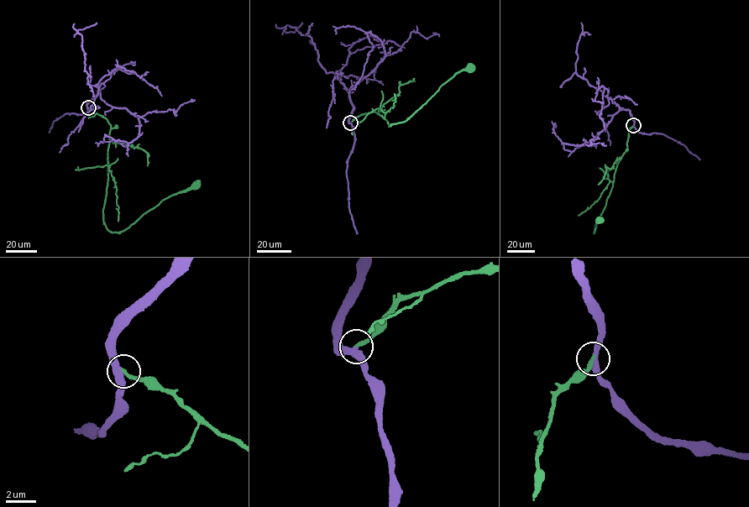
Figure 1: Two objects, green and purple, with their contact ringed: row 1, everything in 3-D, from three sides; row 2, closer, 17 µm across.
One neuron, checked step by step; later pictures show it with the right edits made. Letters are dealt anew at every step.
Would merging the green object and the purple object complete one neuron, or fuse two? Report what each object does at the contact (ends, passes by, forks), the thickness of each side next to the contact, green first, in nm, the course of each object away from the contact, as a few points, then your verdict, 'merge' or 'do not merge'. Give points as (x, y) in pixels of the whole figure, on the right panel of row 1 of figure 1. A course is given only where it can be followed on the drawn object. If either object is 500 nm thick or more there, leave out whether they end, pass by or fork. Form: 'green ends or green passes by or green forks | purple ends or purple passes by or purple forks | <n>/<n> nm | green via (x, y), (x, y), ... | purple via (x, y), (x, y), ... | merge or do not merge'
green ends | purple passes by | 240/400 nm | green via (633, 125), (594, 232), (596, 220), (599, 219) | purple via (633, 125), (630, 111), (619, 110), (592, 141), (563, 143), (570, 151), (587, 144), (595, 148) | do not merge

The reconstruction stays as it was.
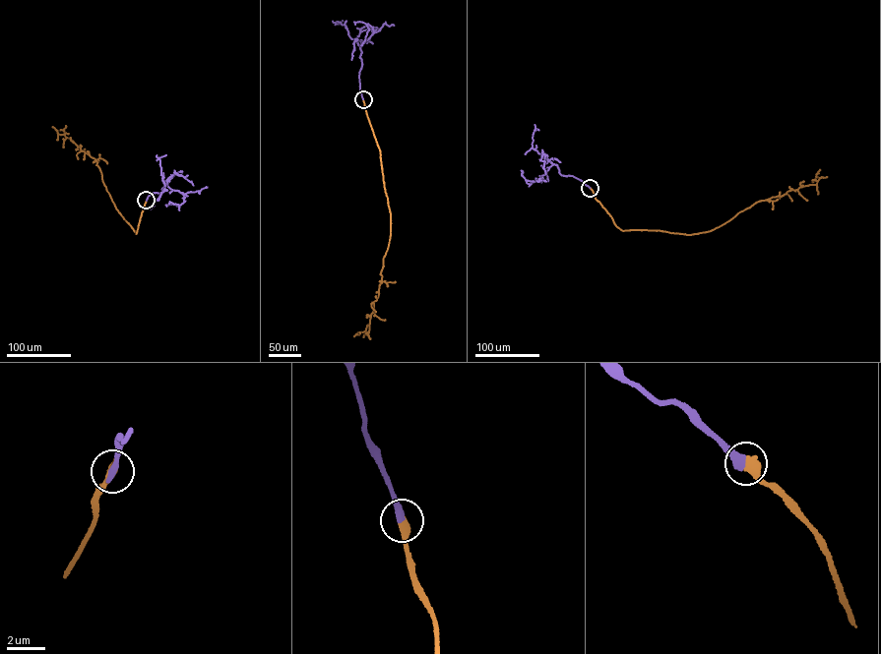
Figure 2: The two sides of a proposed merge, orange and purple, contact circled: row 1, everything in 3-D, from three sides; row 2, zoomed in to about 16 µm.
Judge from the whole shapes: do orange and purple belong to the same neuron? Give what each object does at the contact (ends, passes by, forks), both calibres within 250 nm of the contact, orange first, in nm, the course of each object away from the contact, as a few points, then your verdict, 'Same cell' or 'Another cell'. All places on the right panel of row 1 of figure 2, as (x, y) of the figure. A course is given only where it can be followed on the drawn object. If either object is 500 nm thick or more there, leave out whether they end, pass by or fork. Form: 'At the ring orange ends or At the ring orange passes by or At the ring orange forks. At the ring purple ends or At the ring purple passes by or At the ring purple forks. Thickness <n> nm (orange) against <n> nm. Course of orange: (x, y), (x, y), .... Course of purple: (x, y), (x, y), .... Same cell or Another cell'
Thickness 550 nm (orange) against 480 nm. Course of orange: (590, 188), (622, 230), (687, 235), (719, 227), (756, 202), (816, 184), (820, 169). Course of purple: (590, 188), (573, 176), (562, 175), (554, 164), (539, 179), (526, 180), (530, 184), (541, 182). Same cell

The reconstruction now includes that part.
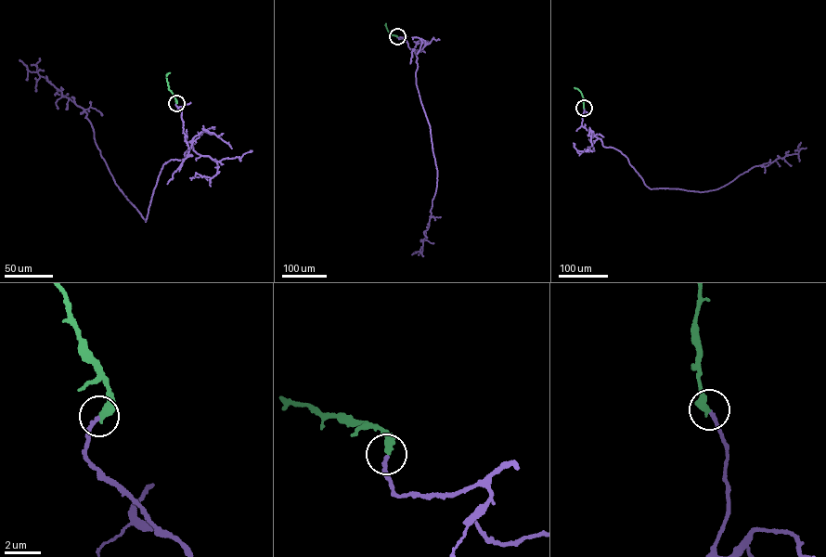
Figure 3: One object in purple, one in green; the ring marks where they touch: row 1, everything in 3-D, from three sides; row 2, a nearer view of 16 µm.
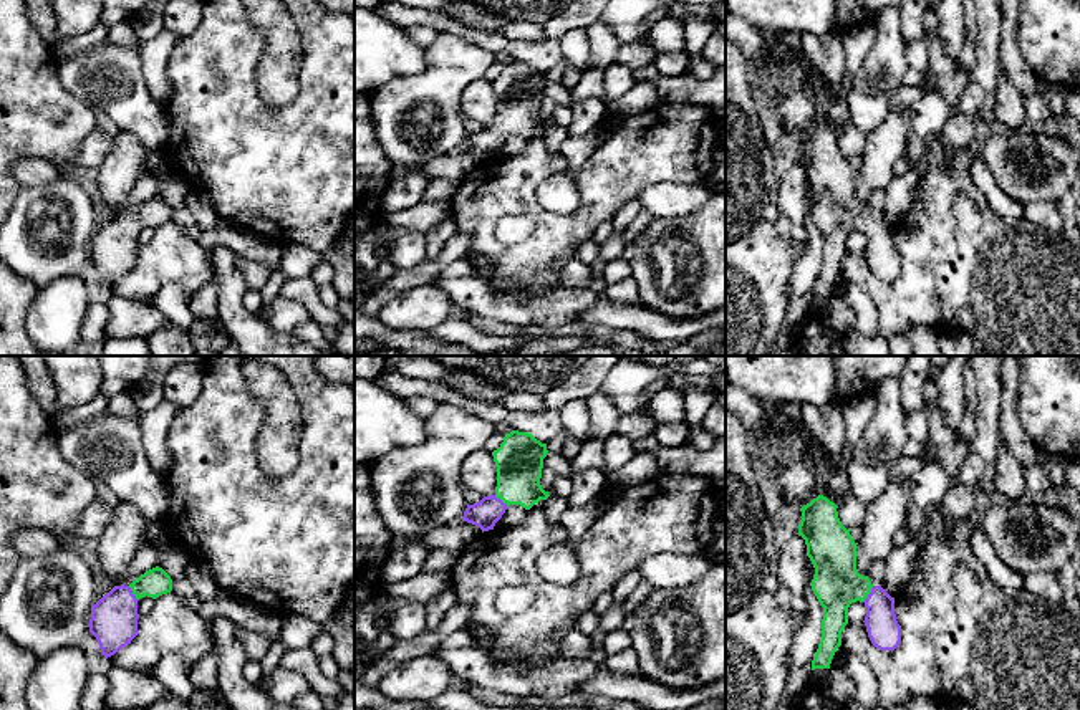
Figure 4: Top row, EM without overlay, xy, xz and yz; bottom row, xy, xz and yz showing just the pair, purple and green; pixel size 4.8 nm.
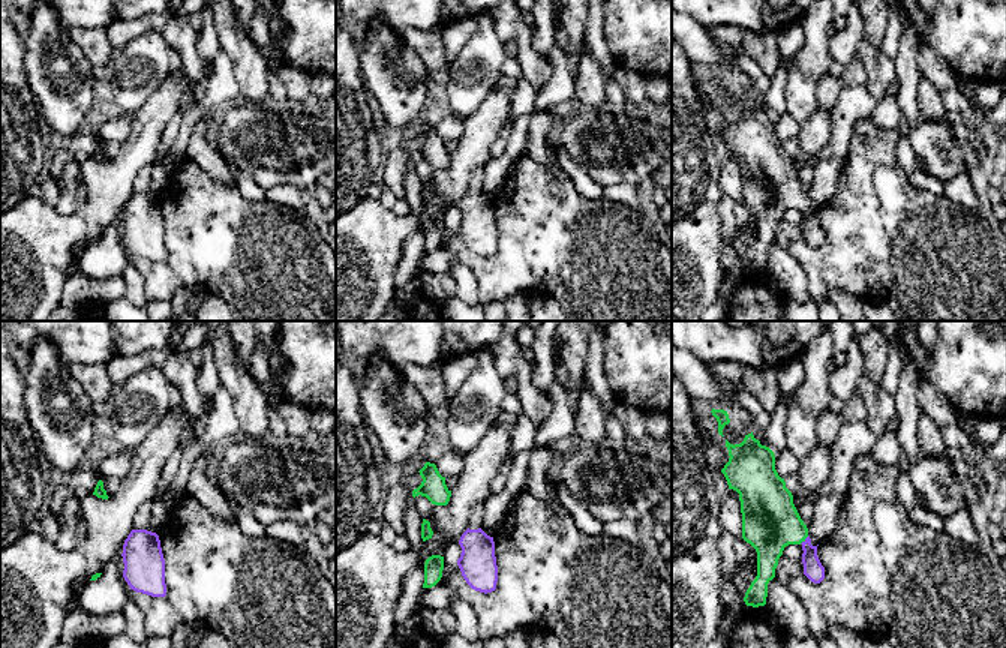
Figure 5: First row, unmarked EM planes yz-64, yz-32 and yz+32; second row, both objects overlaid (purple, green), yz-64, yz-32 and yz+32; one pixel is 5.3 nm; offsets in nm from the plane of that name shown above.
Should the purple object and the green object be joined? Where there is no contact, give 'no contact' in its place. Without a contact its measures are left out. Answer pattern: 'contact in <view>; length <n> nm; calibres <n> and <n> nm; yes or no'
contact in yz; length 100 nm; calibres 160 and 240 nm; yes

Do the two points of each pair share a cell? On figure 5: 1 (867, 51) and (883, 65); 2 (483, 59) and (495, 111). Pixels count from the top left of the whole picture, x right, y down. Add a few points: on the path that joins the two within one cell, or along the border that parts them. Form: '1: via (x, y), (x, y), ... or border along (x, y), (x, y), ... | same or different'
1: via (871, 56), (879, 63) | same
2: border along (494, 89), (468, 117) | different

